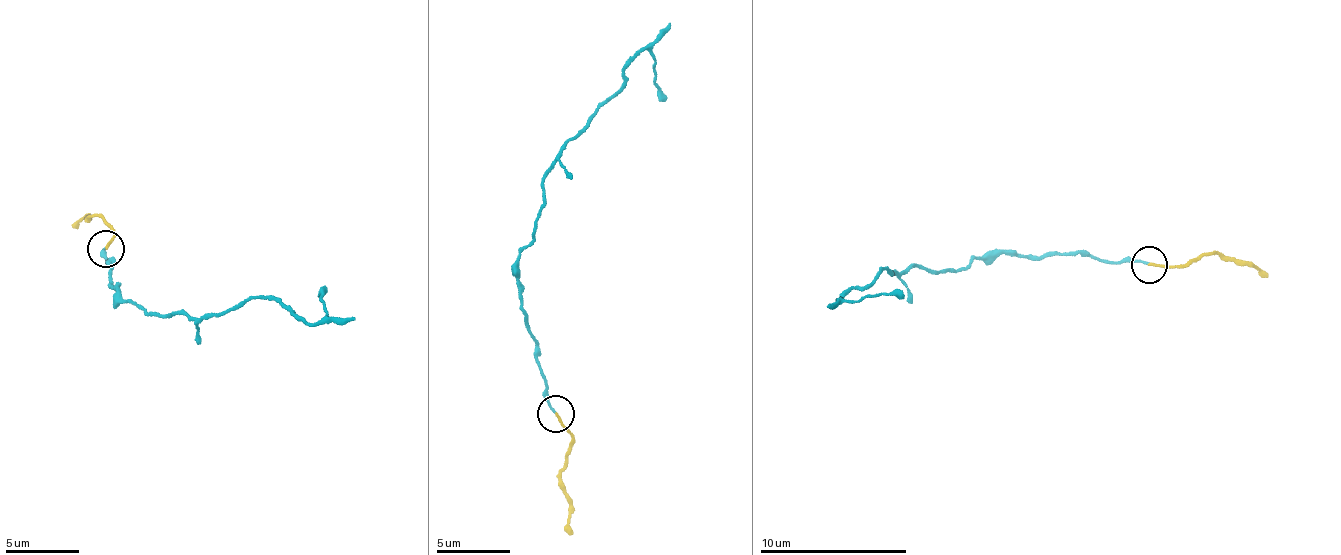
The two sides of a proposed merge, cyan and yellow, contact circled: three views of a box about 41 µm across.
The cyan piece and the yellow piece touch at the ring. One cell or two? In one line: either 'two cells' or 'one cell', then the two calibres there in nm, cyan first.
two cells; calibres 130 and 150 nm

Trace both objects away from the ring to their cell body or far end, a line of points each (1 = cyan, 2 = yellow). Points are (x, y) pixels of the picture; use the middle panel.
1: (556, 412), (517, 286), (517, 255), (561, 152), (644, 49), (666, 101)
2: (556, 412), (570, 434), (565, 469), (568, 533)

